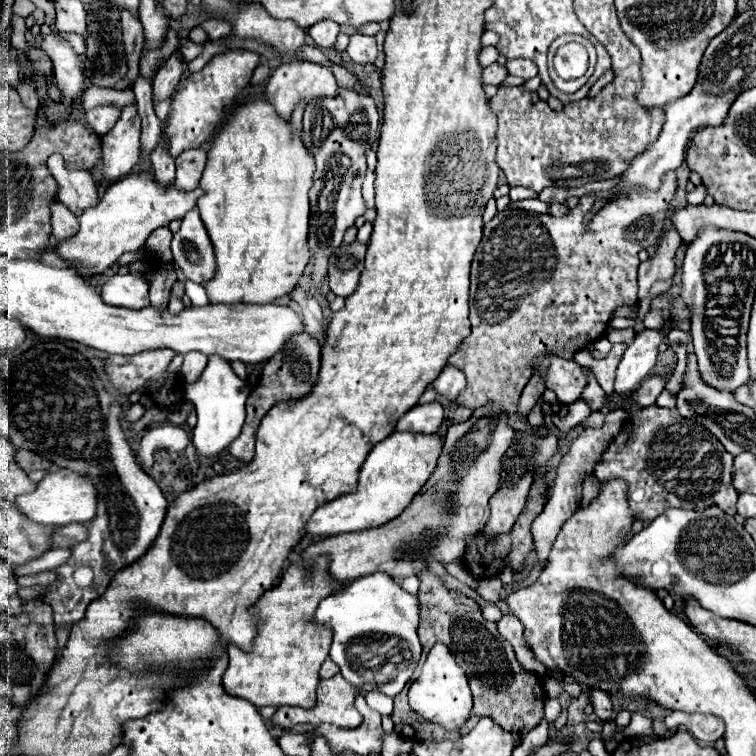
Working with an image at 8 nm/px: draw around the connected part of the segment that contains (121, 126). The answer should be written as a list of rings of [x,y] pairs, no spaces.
[[[137,106],[123,108],[113,130],[101,138],[101,176],[105,180],[121,180],[135,170],[139,162],[139,132]]]

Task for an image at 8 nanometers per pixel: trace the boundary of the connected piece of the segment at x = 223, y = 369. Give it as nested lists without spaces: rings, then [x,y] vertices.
[[[211,356],[207,368],[195,384],[185,384],[185,398],[195,404],[197,426],[193,428],[193,446],[199,458],[215,458],[239,436],[245,420],[245,400],[249,396],[249,386],[245,380],[237,378],[231,364],[221,356]]]

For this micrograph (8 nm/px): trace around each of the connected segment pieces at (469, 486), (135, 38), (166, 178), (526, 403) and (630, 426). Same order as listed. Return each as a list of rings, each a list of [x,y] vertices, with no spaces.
[[[487,404],[473,412],[467,422],[449,426],[435,472],[405,512],[401,512],[395,520],[383,524],[383,528],[349,532],[347,536],[329,536],[311,544],[301,554],[301,566],[311,570],[319,556],[327,556],[329,576],[337,582],[347,582],[375,572],[385,572],[399,582],[429,568],[433,562],[463,562],[467,540],[477,536],[489,518],[487,502],[499,488],[501,460],[515,436],[505,418],[495,416],[497,406]]]
[[[123,12],[121,34],[123,34],[123,56],[127,62],[127,74],[123,76],[123,80],[133,82],[139,76],[139,60],[143,50],[143,26],[133,14]]]
[[[161,144],[153,150],[151,162],[153,162],[153,176],[155,176],[157,184],[161,184],[161,186],[171,186],[173,180],[175,180],[175,162],[173,162],[173,158],[163,150]]]
[[[533,374],[531,380],[527,382],[527,386],[523,388],[521,398],[519,398],[519,406],[517,406],[517,414],[519,414],[519,418],[527,418],[527,416],[529,416],[529,412],[533,410],[533,406],[537,404],[537,400],[541,398],[543,392],[545,392],[543,380],[541,380],[537,374]]]
[[[659,406],[643,408],[641,414],[629,416],[623,432],[615,436],[601,462],[595,466],[595,476],[607,484],[613,478],[625,478],[627,502],[637,520],[651,524],[671,506],[705,510],[711,506],[723,512],[737,514],[737,490],[731,480],[733,456],[719,444],[707,428],[683,418],[677,410]]]

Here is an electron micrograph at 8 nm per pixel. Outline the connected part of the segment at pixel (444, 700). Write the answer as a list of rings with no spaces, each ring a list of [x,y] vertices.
[[[435,644],[427,654],[427,660],[421,668],[421,676],[409,688],[409,706],[427,722],[439,724],[445,730],[461,730],[469,720],[473,698],[467,684],[467,676],[463,668],[457,666],[451,652],[443,644]]]

